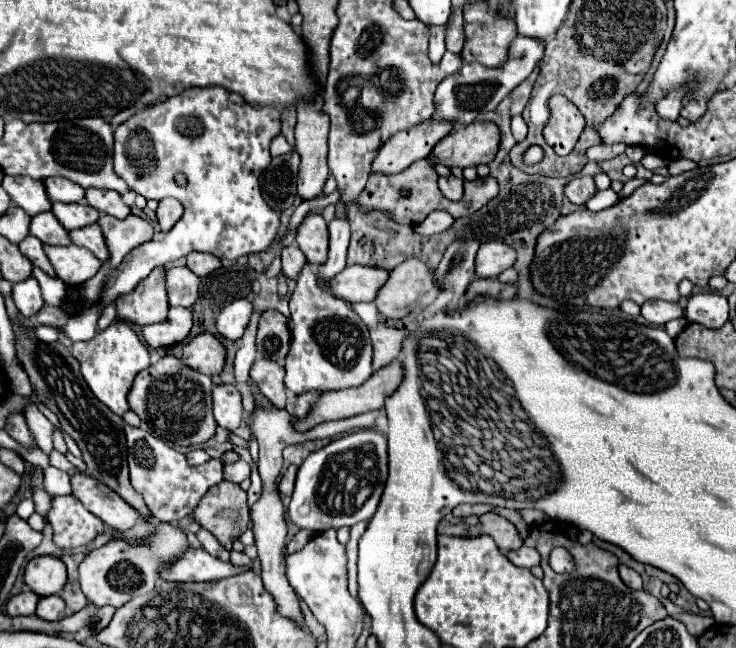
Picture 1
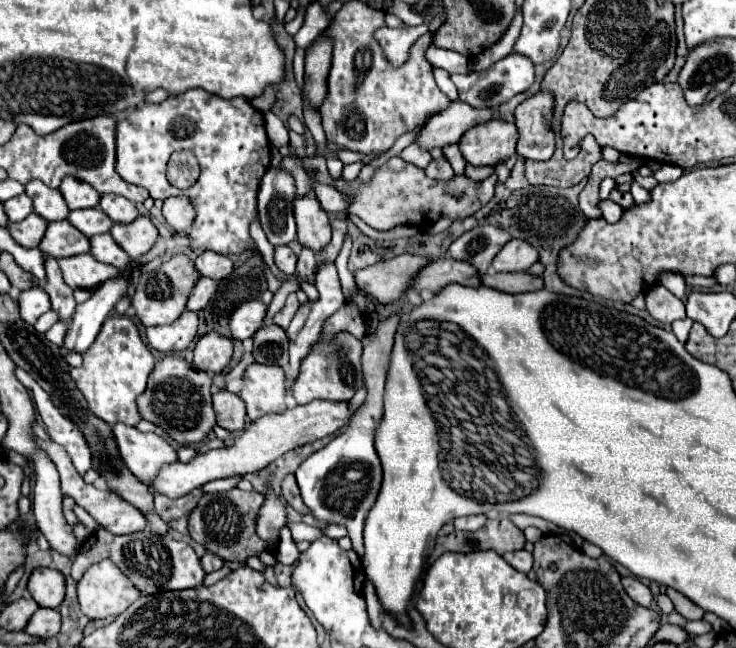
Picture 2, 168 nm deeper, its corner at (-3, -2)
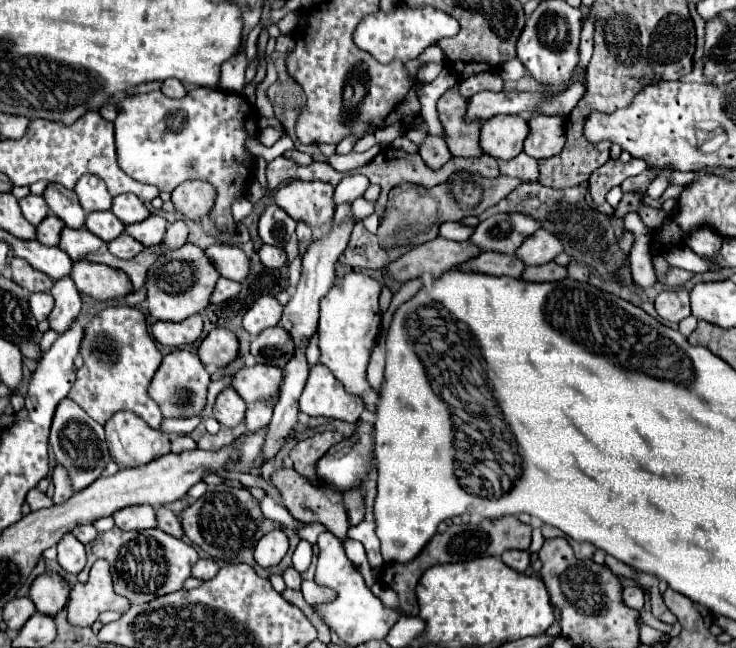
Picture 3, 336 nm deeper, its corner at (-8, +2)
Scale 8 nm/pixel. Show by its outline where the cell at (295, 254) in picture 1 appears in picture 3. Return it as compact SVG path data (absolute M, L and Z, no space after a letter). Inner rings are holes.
M264 244L260 248L260 260L268 268L280 268L280 266L284 266L288 262L288 256L286 256L286 250L284 248L276 248L276 246Z

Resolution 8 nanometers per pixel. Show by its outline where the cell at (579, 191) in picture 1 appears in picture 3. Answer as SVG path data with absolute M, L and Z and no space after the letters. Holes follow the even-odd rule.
M632 158L630 162L622 162L622 160L608 160L606 164L602 164L598 170L594 170L594 174L590 176L590 196L594 200L594 206L598 212L606 214L606 216L614 216L614 208L606 202L606 192L612 186L620 186L624 178L640 174L646 170L646 162L640 158Z

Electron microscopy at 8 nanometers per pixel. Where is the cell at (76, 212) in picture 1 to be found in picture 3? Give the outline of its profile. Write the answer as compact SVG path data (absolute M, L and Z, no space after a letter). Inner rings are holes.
M106 210L106 212L90 212L90 214L86 216L84 226L86 226L92 234L100 236L104 242L114 240L118 234L124 232L124 224L112 214L112 210Z

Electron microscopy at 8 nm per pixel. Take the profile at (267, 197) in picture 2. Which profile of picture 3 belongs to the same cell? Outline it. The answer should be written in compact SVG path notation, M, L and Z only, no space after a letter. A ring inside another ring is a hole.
M268 206L264 210L264 214L260 216L260 224L258 224L258 232L264 244L270 246L278 246L284 248L290 240L290 236L296 230L296 220L290 218L290 214L286 214L286 210L282 210L280 206Z

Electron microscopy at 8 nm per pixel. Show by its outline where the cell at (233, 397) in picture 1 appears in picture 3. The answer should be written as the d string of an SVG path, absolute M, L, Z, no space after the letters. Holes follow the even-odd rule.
M224 388L214 404L216 420L226 428L236 428L246 416L246 402L236 394L234 388Z

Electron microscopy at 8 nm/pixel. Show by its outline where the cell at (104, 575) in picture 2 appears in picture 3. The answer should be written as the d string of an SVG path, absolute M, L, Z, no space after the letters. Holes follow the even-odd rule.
M96 560L86 584L76 584L68 600L68 618L74 626L92 626L94 620L106 612L116 610L124 614L130 608L130 600L114 592L110 564Z

